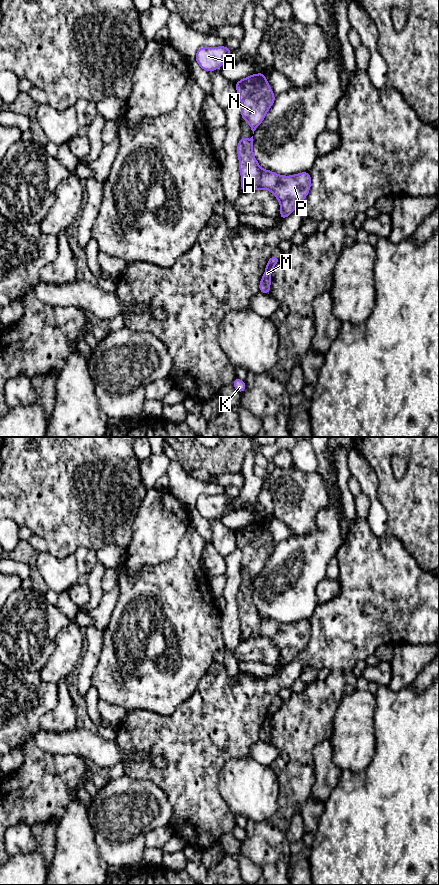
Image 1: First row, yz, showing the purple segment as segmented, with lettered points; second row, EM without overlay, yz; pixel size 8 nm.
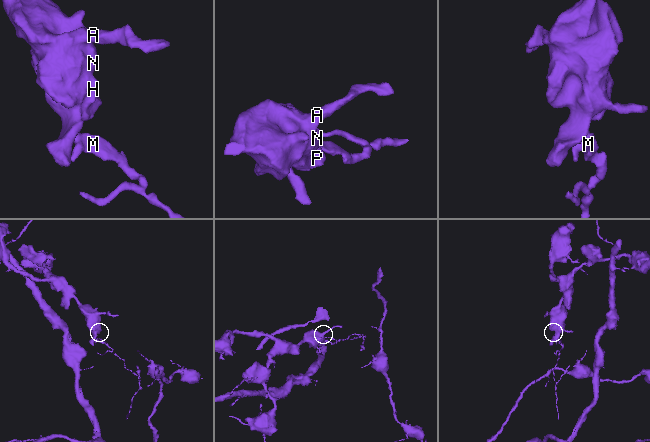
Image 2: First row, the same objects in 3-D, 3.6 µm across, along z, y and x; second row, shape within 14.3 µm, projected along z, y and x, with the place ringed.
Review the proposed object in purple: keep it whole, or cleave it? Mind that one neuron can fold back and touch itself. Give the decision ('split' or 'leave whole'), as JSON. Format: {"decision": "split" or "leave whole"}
{"decision": "leave whole"}

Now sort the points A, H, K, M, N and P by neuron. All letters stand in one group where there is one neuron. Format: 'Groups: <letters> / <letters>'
Groups: A H K M N P

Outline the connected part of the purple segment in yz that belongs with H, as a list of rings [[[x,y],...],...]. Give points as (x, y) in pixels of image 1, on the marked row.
[[[241,136],[237,145],[241,189],[244,192],[270,190],[280,202],[279,219],[285,219],[308,195],[311,188],[310,171],[282,176],[270,170],[264,170],[259,166],[252,149],[253,136],[250,139]]]

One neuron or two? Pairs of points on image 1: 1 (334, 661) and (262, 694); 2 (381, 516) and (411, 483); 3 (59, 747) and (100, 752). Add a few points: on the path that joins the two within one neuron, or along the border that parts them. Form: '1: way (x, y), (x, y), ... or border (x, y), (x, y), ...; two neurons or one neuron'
1: way (316, 659), (303, 659), (280, 680); one neuron
2: border (377, 489), (377, 500), (386, 512), (386, 533); two neurons
3: way (69, 747), (90, 747); one neuron

